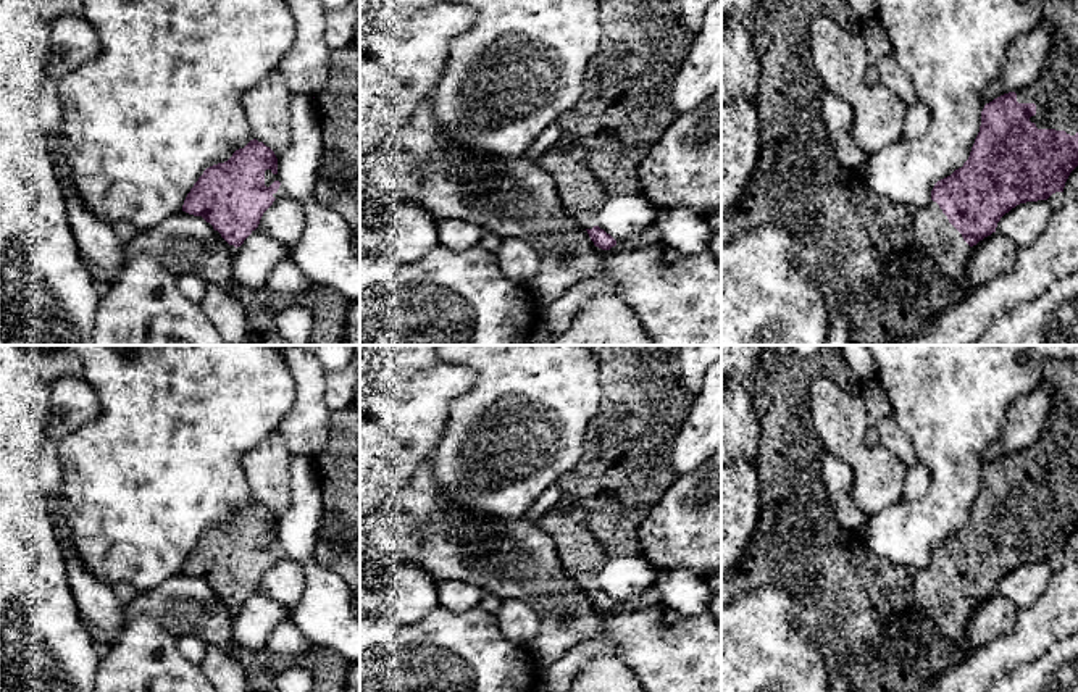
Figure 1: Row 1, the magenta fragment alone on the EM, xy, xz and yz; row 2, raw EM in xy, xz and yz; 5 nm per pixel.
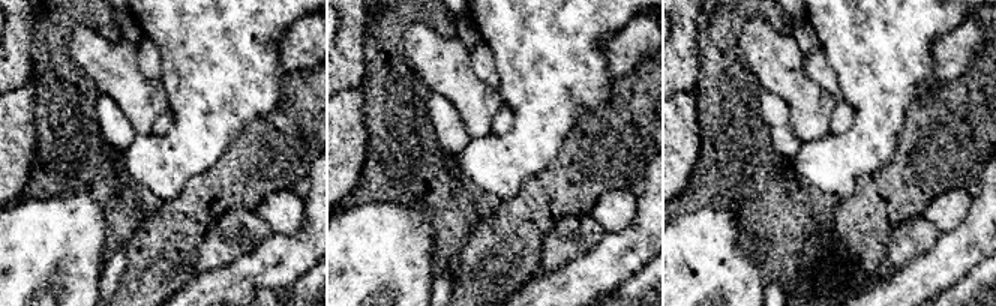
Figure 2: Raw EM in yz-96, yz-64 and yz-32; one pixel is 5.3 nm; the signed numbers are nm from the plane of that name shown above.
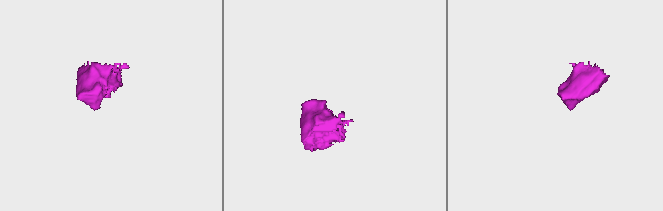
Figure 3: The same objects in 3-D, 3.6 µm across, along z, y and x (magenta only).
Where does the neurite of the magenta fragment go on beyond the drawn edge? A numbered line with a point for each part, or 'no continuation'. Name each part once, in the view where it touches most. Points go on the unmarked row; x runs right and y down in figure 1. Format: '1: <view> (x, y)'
1: yz (1054, 454)
2: yz (933, 597)

